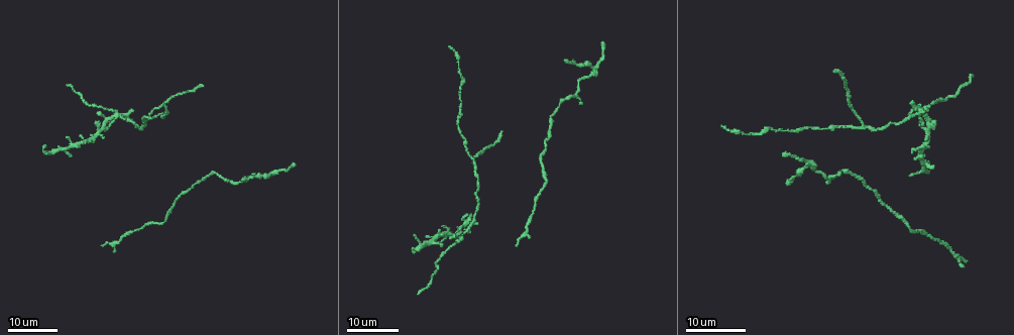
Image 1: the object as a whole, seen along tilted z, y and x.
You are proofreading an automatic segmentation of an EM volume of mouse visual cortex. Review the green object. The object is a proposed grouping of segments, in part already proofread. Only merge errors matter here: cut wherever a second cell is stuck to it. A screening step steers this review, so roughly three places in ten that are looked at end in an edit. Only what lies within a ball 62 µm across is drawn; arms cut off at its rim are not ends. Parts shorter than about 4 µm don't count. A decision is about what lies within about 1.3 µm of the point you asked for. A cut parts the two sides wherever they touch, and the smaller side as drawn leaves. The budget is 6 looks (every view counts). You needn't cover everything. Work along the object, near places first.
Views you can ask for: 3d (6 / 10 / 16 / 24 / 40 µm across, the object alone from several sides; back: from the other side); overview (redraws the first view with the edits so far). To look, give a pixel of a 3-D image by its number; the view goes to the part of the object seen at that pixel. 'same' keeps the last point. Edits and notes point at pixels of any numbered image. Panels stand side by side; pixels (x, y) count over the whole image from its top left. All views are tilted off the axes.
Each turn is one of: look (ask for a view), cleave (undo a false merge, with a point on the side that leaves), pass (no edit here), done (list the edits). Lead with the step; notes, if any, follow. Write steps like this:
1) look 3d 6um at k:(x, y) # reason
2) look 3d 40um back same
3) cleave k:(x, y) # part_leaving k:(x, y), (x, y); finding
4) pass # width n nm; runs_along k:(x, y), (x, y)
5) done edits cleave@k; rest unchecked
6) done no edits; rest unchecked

look 3d 16um at 1:(465, 228) # four or more arms meet

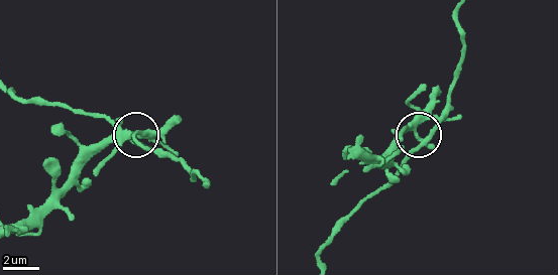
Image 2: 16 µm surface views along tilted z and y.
look 3d 10um at 2:(414, 131) # zoom in

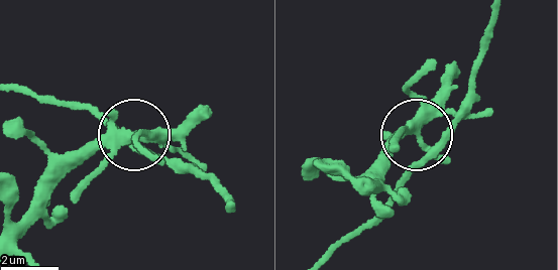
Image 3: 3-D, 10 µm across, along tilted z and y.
look 3d 6um at 3:(418, 137)

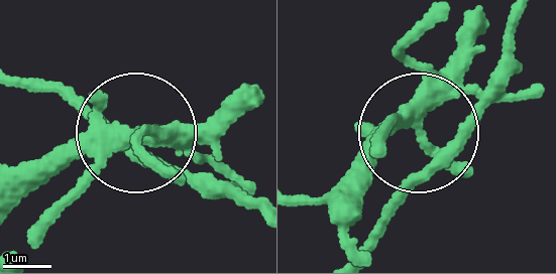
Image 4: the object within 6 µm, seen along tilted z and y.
pass # width 310 nm; one cell here

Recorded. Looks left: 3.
look 3d 24um at 1:(864, 127) # three-way junction

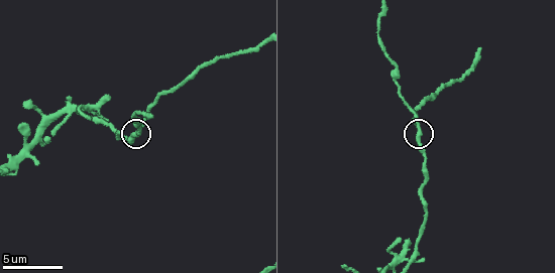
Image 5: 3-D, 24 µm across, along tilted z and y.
look 3d 6um at 5:(419, 132)

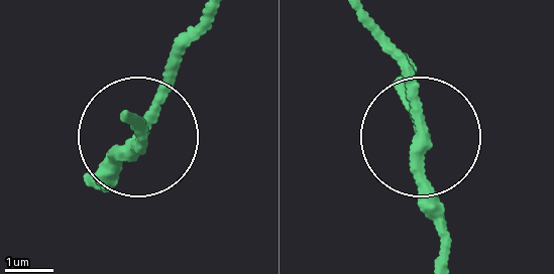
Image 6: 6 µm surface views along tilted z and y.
pass # arms 3; all the same cell

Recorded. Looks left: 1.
done no edits; rest unchecked

